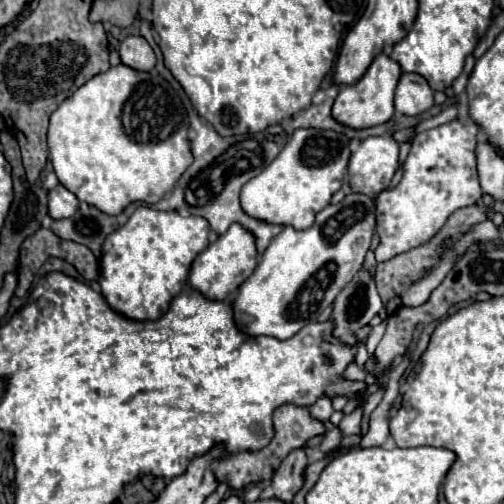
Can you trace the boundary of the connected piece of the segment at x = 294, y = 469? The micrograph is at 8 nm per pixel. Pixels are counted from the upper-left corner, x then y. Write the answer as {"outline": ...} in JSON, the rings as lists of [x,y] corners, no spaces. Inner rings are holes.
{"outline":[[[303,448],[291,450],[287,458],[281,462],[279,470],[273,476],[273,488],[275,488],[275,498],[281,498],[285,502],[291,502],[293,494],[301,488],[303,484],[303,470],[307,466],[307,456]]]}

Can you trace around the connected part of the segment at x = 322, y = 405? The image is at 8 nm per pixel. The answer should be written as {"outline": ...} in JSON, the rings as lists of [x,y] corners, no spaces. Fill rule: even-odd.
{"outline":[[[321,396],[315,404],[309,406],[309,412],[313,414],[313,418],[321,420],[321,422],[327,422],[329,416],[333,414],[333,408],[331,408],[331,398],[329,396]]]}

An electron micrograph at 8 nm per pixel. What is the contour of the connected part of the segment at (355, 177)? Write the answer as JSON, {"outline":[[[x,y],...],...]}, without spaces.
{"outline":[[[371,136],[353,152],[347,166],[347,180],[353,192],[375,196],[393,178],[399,166],[399,146],[391,136]]]}

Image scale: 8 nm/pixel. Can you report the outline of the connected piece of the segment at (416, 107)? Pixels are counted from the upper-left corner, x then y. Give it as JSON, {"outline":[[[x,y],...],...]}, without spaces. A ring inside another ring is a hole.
{"outline":[[[403,74],[395,92],[395,110],[417,116],[433,106],[433,90],[419,74]]]}

